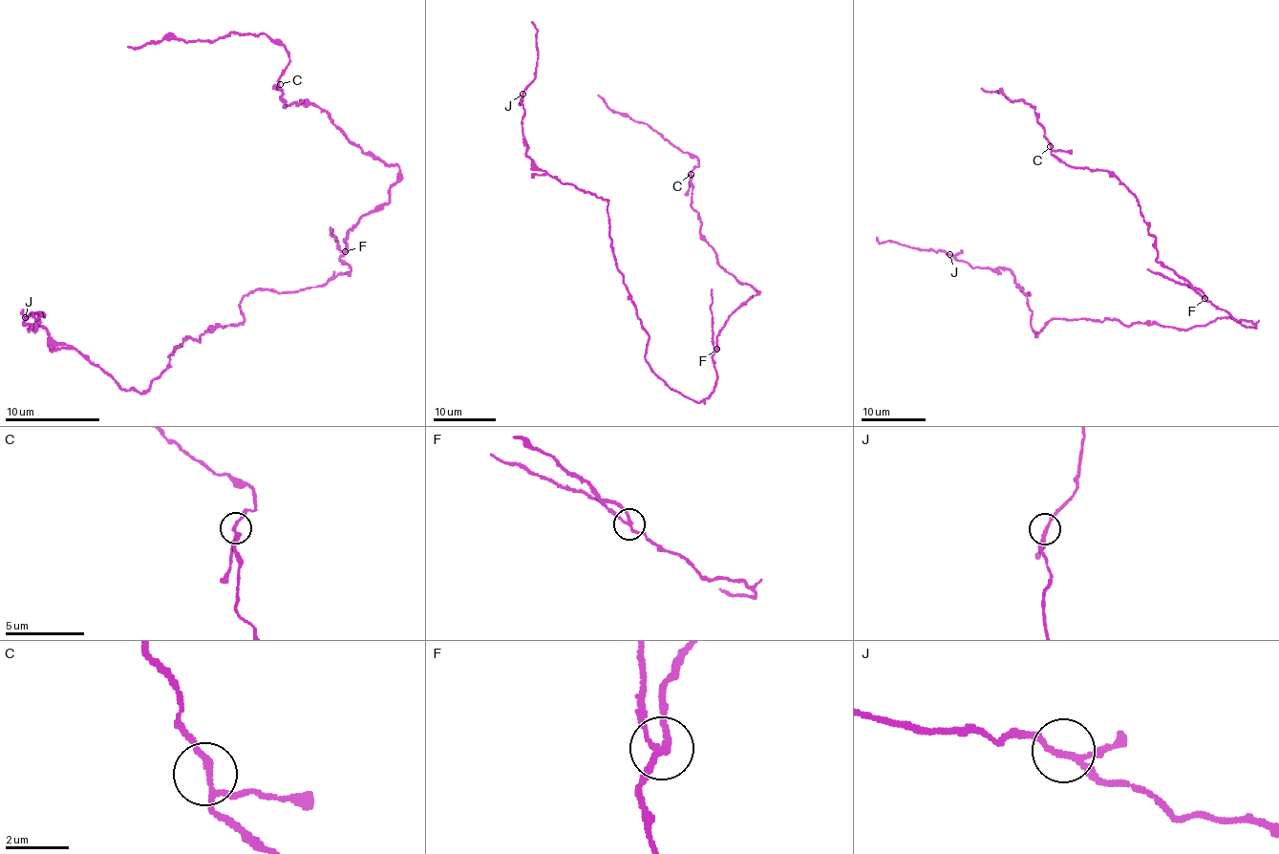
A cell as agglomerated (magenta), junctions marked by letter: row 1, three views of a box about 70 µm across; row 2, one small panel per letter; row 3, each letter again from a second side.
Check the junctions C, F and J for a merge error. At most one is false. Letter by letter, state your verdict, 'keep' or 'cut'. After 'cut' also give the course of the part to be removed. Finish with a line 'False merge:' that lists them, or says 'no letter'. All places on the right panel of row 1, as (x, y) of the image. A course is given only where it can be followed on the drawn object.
C: keep
F: cut; course (1204, 298), (1183, 285), (1147, 269)
J: keep
False merge: F

